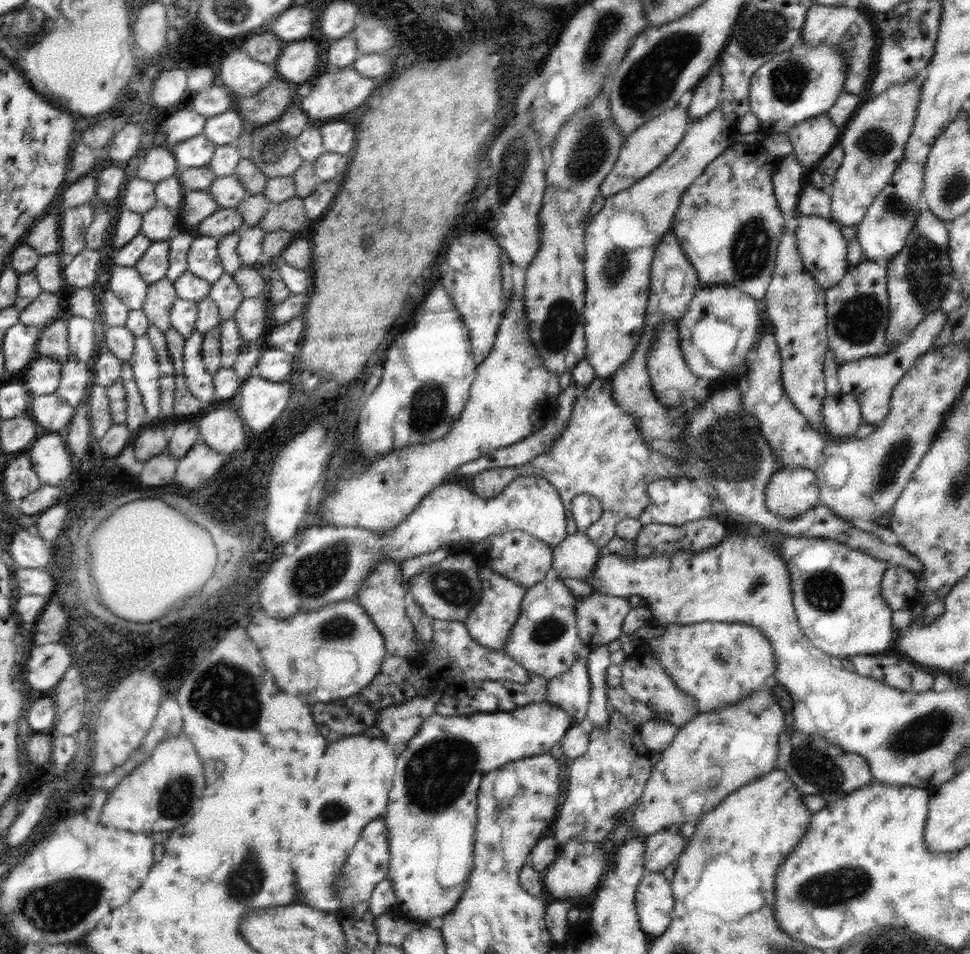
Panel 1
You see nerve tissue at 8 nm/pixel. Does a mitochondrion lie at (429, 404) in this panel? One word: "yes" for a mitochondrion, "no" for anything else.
yes

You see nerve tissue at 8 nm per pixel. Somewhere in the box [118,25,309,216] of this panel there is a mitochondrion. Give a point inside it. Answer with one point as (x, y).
(272, 154)

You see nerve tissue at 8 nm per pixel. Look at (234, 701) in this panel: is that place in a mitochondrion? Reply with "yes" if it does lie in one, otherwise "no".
yes

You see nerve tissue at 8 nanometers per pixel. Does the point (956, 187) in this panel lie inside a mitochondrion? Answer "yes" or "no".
yes

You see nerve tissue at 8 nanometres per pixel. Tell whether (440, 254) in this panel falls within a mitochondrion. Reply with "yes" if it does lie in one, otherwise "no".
no

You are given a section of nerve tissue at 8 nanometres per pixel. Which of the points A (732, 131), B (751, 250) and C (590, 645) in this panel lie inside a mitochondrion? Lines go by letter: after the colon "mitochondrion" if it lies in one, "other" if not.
A: other
B: mitochondrion
C: other

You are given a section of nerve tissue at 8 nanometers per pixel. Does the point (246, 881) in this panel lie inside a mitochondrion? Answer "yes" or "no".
yes

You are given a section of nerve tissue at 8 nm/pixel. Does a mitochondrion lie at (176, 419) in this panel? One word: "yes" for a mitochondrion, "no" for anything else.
no

